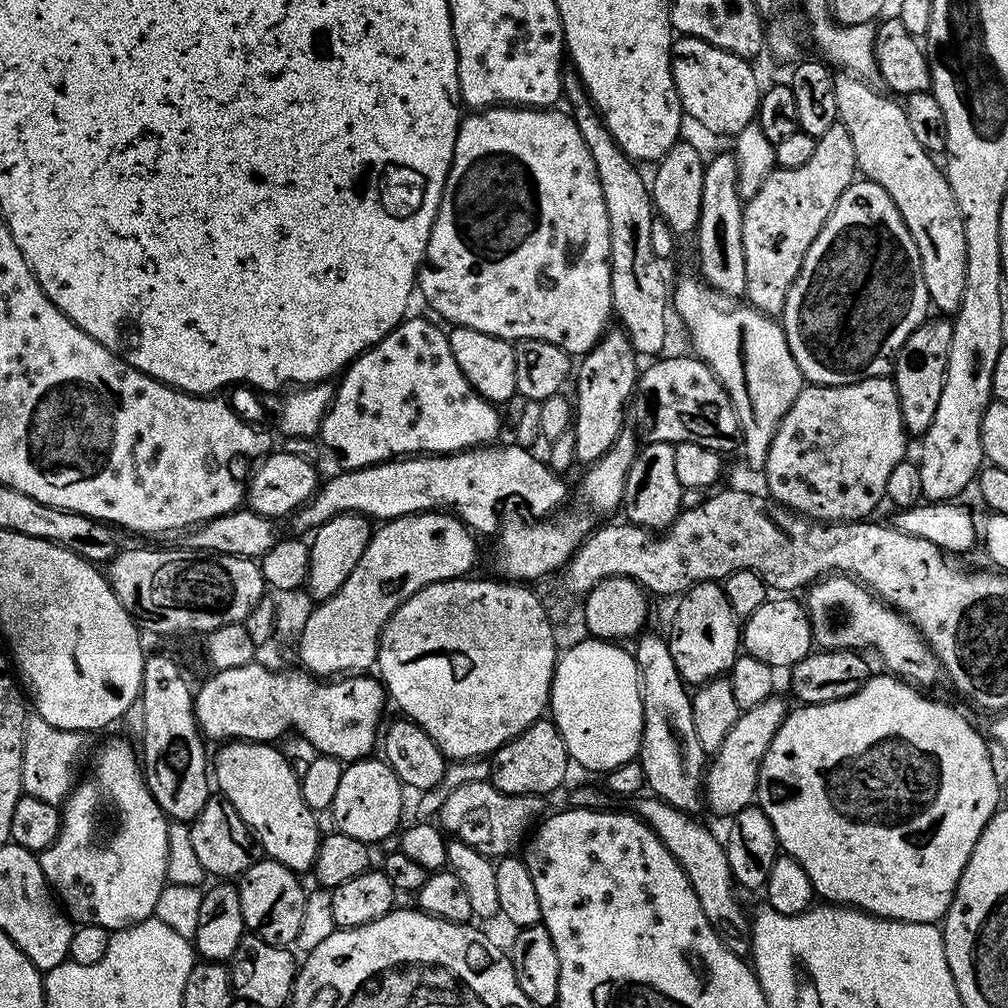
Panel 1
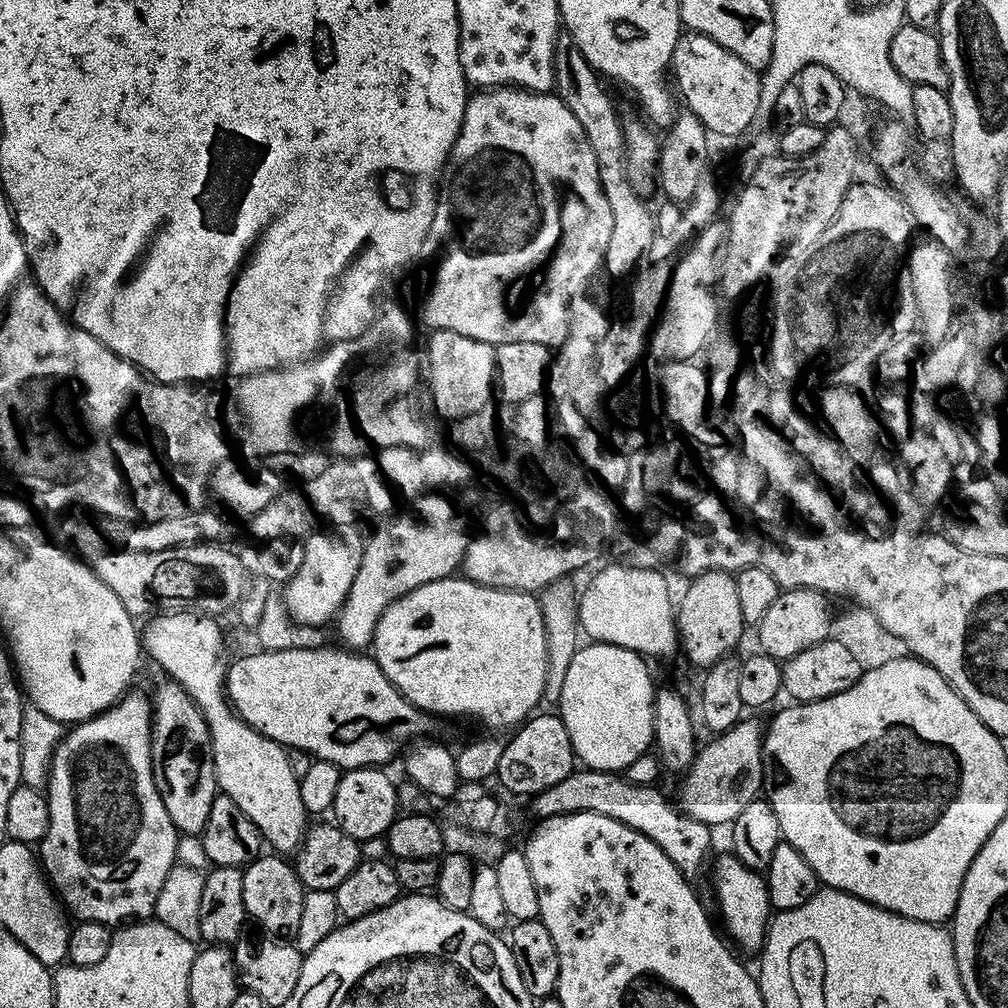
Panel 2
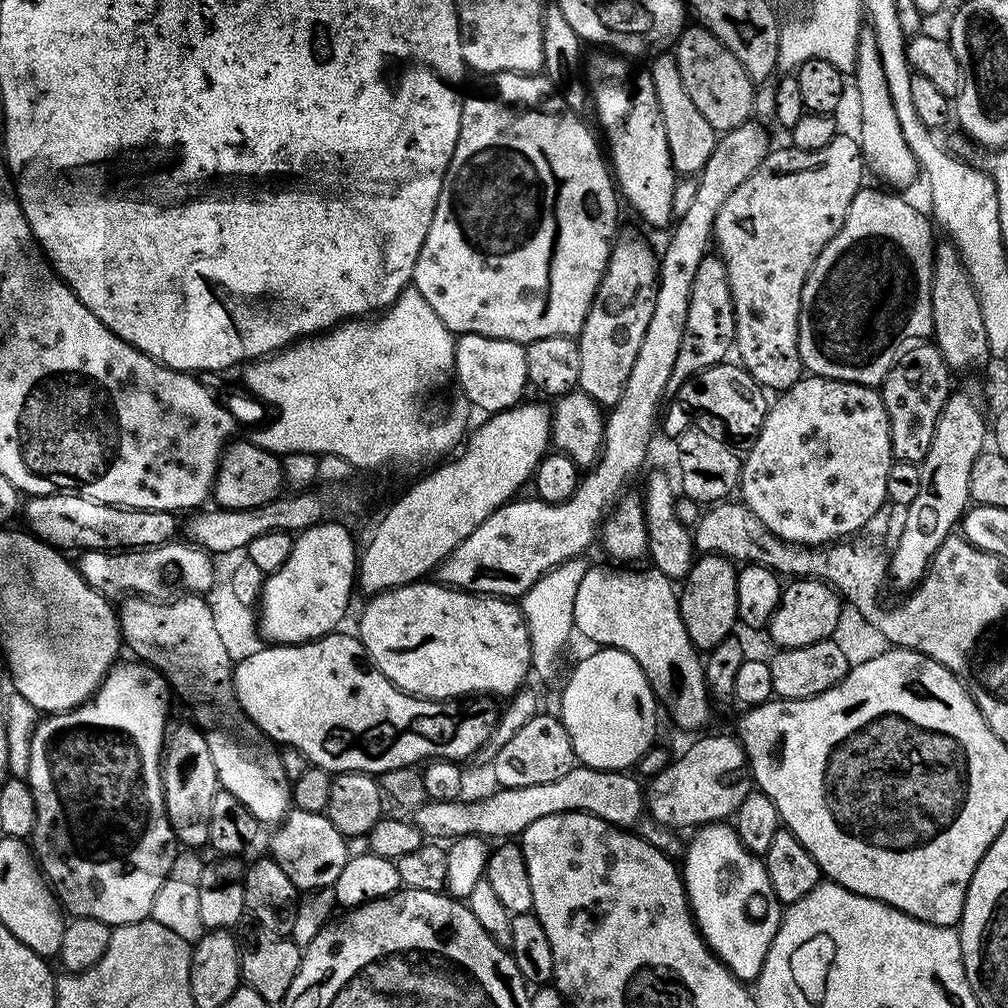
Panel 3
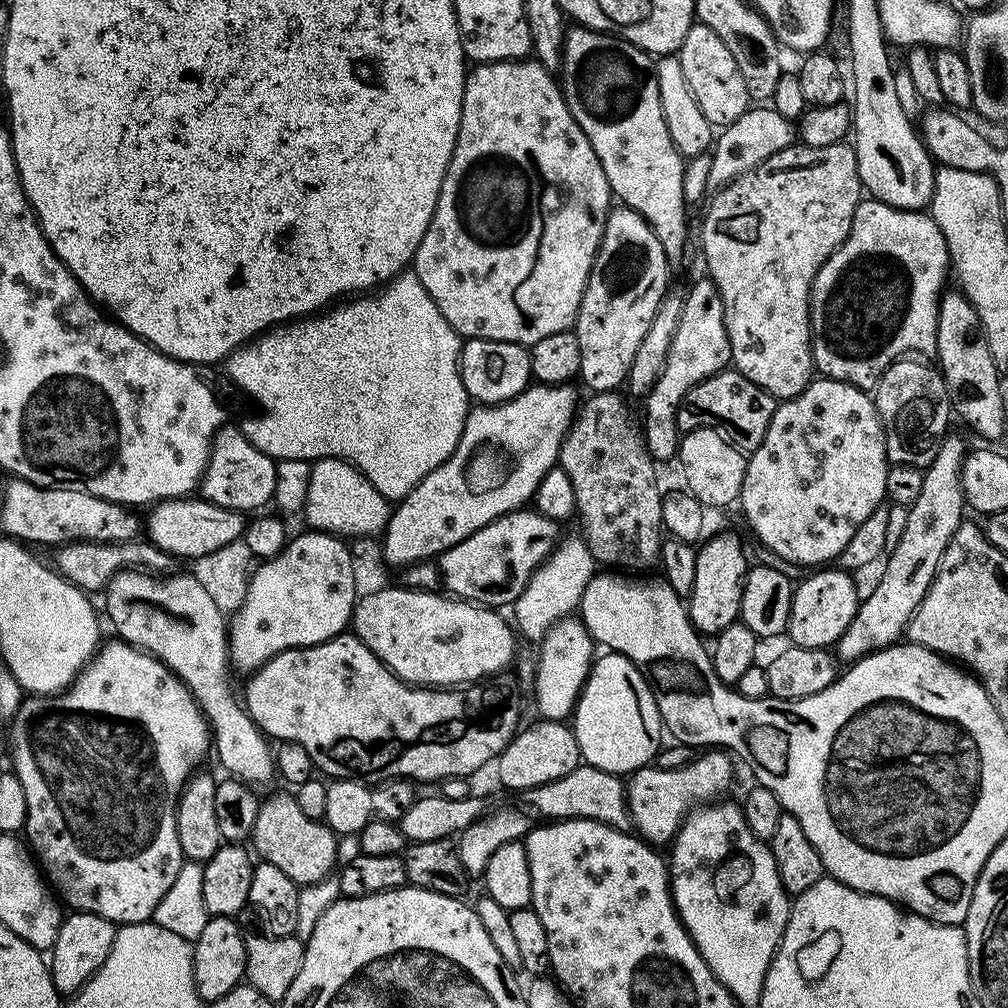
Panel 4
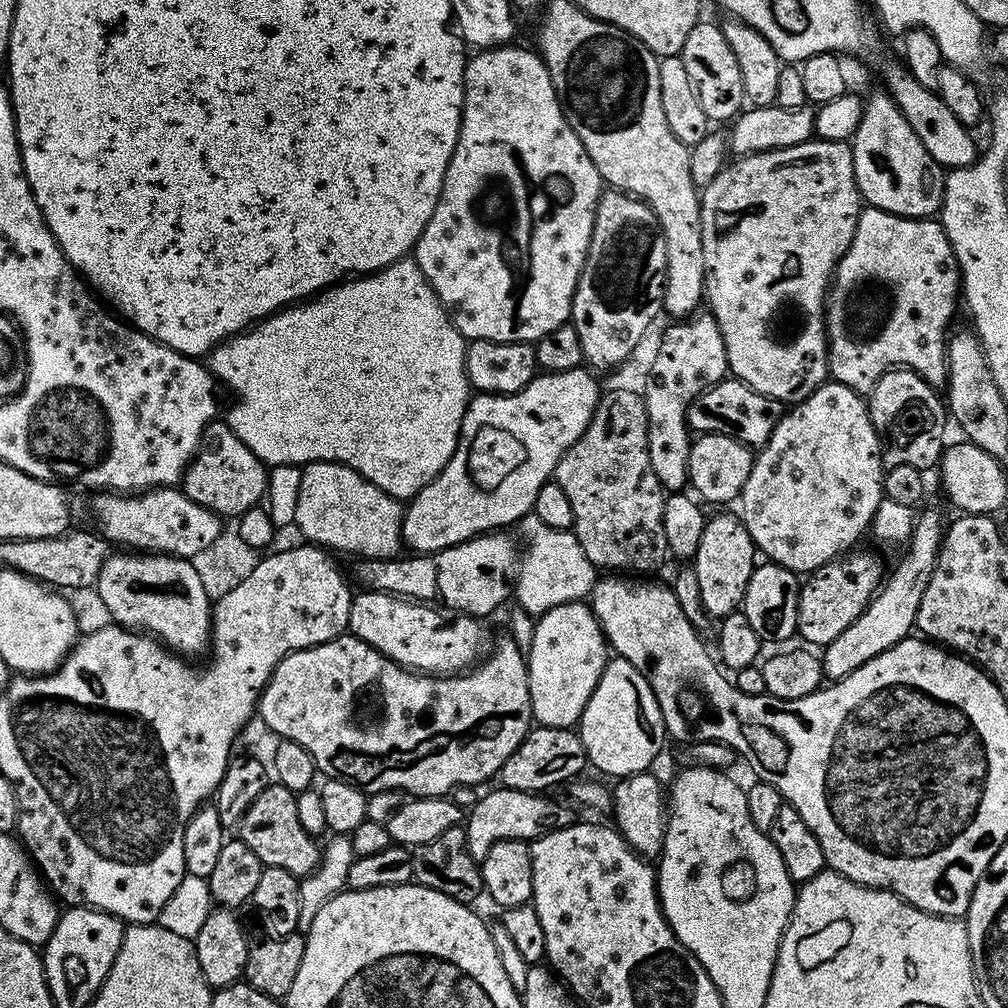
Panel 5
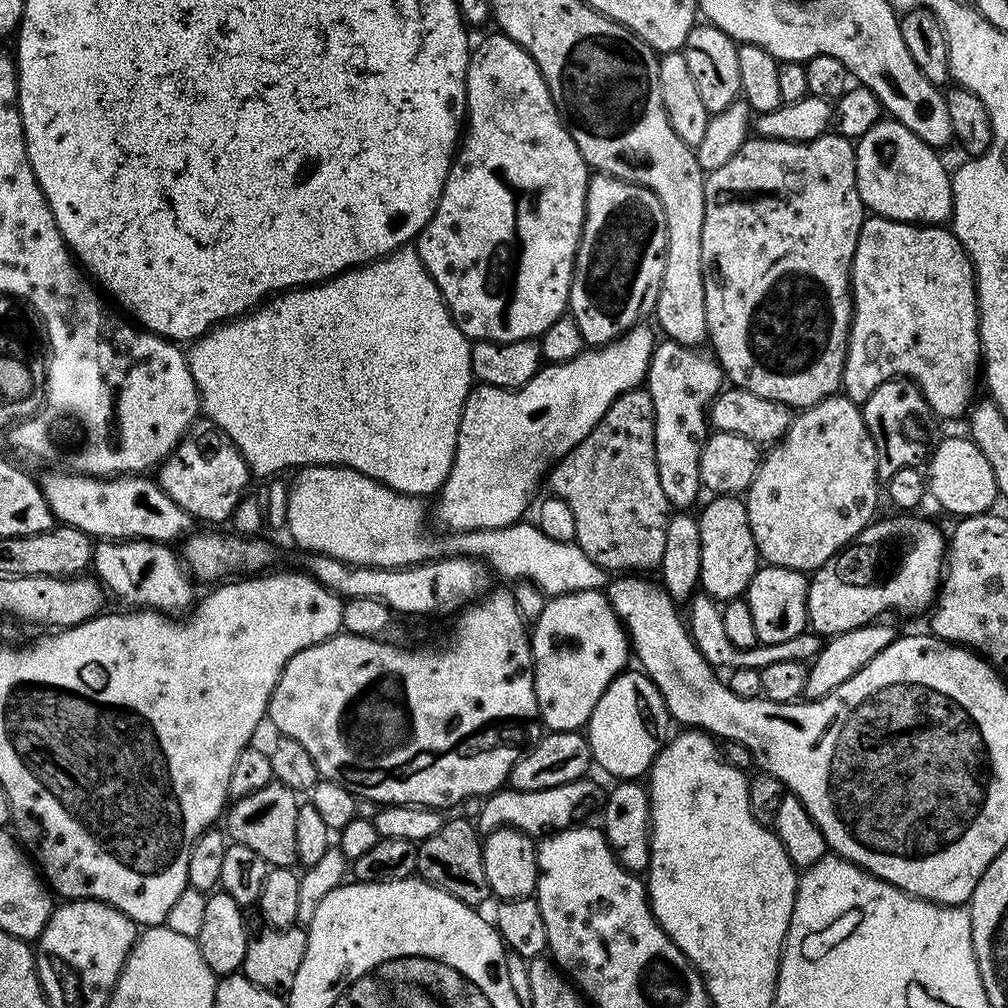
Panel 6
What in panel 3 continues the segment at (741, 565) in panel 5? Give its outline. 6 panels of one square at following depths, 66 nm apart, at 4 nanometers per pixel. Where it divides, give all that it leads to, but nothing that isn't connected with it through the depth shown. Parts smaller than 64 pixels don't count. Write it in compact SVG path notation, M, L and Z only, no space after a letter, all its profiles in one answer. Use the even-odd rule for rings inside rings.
M704 554L693 563L678 592L682 622L690 642L698 650L711 650L726 637L733 635L737 627L738 594L736 593L736 574L738 568L727 556Z

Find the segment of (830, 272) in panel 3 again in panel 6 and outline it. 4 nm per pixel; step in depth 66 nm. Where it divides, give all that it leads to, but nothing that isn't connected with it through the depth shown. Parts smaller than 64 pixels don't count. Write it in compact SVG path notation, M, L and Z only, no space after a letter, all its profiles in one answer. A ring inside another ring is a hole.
M869 215L865 219L862 230L858 234L858 246L854 250L852 263L852 328L848 331L848 353L844 363L842 381L843 395L855 404L863 406L866 398L882 386L882 382L903 378L913 380L922 390L926 402L930 402L941 421L956 420L965 415L974 403L977 395L978 377L982 372L982 353L980 350L980 310L976 306L976 272L972 268L972 259L966 254L962 242L944 226L925 226L922 224L906 224L902 220L887 220L885 216Z

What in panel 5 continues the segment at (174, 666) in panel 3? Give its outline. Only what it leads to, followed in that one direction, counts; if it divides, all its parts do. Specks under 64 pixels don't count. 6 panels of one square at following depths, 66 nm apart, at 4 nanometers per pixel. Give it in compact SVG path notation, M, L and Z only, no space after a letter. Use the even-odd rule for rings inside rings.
M125 553L109 555L94 585L111 621L117 627L142 629L182 656L205 651L211 641L212 601L191 559L165 553Z

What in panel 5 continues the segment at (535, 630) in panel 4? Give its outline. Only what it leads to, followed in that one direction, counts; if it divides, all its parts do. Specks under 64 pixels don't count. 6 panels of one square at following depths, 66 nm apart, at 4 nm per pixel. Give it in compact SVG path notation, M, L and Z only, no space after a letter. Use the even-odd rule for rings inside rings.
M535 514L523 516L518 521L522 555L514 577L514 588L524 595L523 611L539 618L554 606L575 604L591 597L592 587L598 579L598 569L586 558L586 550L578 542L575 531L566 528L551 528Z

